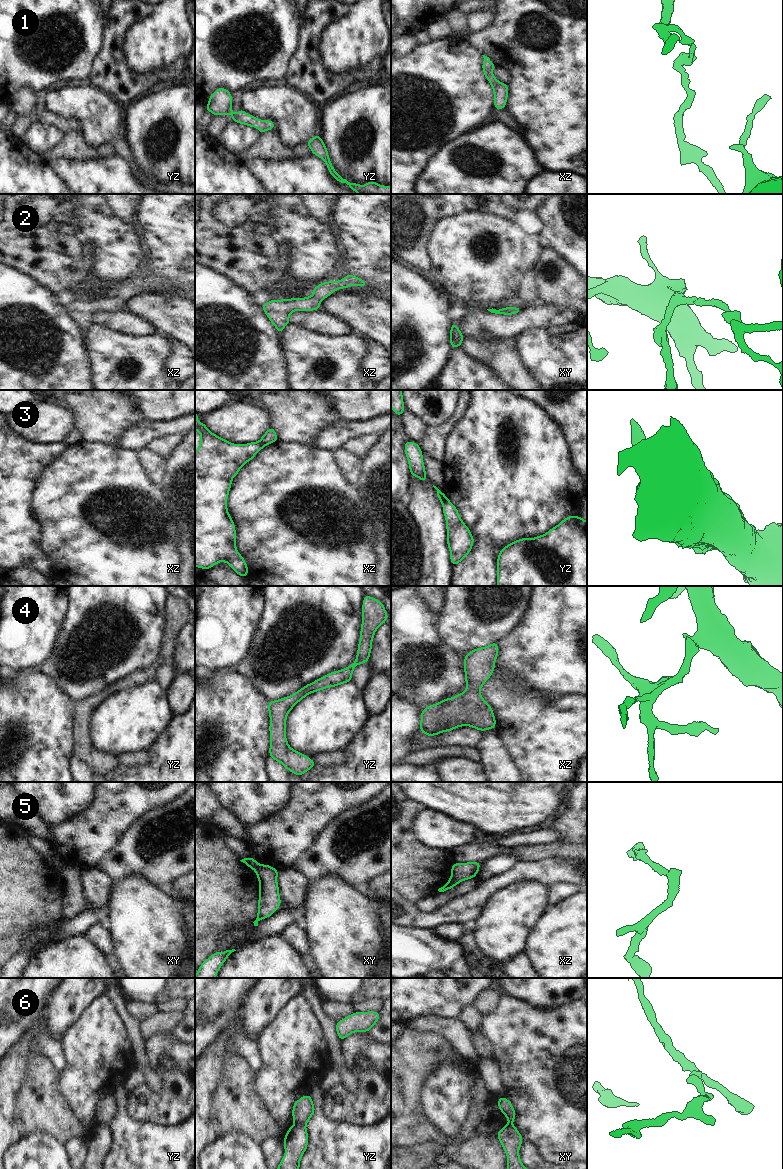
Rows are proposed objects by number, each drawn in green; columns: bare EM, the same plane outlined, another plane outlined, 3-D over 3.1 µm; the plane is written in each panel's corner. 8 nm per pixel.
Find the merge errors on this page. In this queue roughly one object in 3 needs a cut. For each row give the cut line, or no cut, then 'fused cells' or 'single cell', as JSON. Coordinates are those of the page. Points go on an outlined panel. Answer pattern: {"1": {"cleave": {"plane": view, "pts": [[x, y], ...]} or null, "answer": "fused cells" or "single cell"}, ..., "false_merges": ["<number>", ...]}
{"1": {"cleave": null, "answer": "single cell"}, "2": {"cleave": null, "answer": "single cell"}, "3": {"cleave": {"plane": "yz", "pts": [[446, 497], [441, 503]]}, "answer": "fused cells"}, "4": {"cleave": null, "answer": "single cell"}, "5": {"cleave": {"plane": "xy", "pts": [[260, 864], [255, 871]]}, "answer": "fused cells"}, "6": {"cleave": {"plane": "yz", "pts": [[295, 1122], [305, 1125]]}, "answer": "fused cells"}, "false_merges": ["3", "5", "6"]}

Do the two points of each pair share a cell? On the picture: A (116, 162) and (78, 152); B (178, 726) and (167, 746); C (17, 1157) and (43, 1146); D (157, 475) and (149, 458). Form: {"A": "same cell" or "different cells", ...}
{"A": "different cells", "B": "same cell", "C": "same cell", "D": "same cell"}

